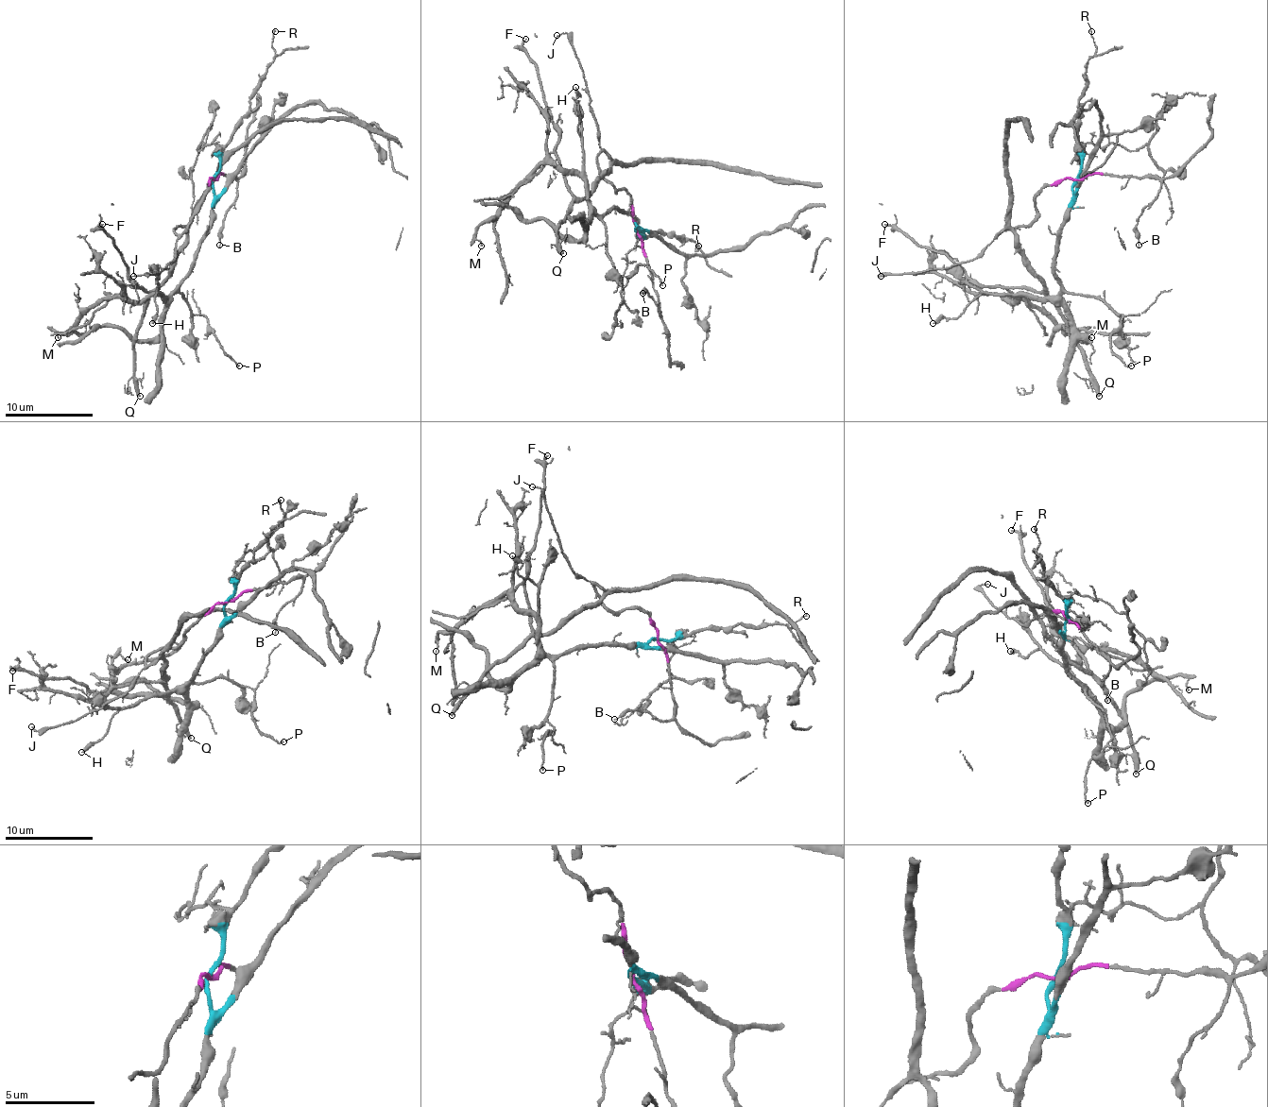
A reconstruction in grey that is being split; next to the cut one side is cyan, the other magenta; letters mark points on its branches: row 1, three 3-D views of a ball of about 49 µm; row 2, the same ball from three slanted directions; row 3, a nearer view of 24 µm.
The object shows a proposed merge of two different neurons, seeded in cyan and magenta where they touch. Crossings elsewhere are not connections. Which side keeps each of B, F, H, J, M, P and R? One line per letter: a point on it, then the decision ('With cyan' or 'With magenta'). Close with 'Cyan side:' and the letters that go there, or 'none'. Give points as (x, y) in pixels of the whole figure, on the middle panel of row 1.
B: Place: (642, 293). With magenta
F: Place: (525, 39). With magenta
H: Place: (575, 87). With cyan
J: Place: (556, 35). With magenta
M: Place: (481, 246). With cyan
P: Place: (662, 285). With cyan
R: Place: (698, 246). With cyan
Cyan side: H, M, P, R

